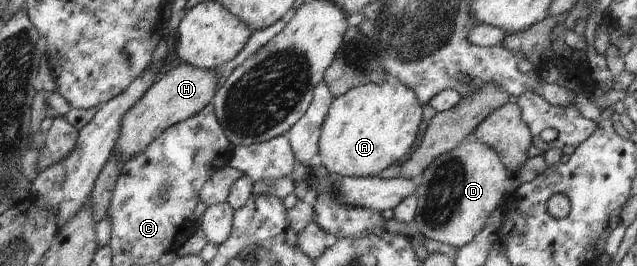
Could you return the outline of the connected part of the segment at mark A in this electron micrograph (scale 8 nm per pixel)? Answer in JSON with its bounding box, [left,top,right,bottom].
[317,73,422,177]

